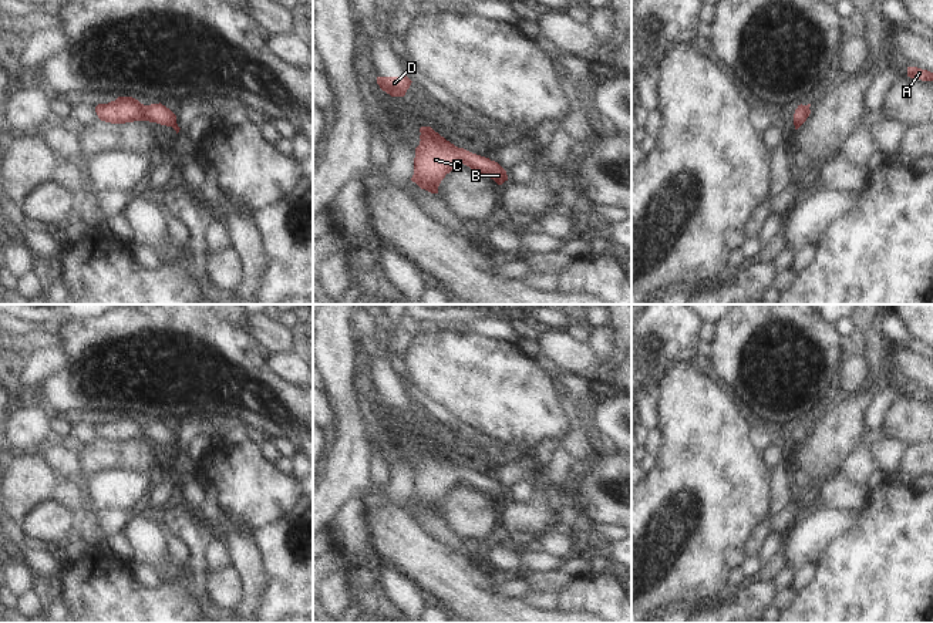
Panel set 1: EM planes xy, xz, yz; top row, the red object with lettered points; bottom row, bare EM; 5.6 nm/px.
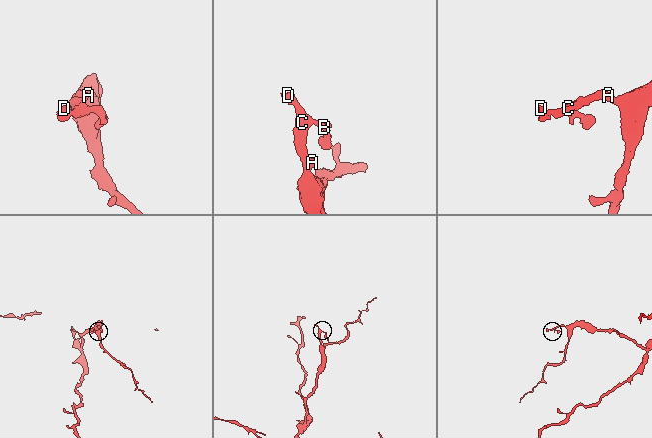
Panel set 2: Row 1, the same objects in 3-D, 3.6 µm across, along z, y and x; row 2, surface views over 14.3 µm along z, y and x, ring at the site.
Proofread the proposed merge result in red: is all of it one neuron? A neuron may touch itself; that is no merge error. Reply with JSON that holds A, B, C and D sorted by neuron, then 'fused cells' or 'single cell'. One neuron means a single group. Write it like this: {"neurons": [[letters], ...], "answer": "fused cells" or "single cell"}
{"neurons": [["A", "B", "C", "D"]], "answer": "single cell"}

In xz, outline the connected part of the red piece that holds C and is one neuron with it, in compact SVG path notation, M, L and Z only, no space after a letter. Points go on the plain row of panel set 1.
M421 445L420 451L421 459L415 467L411 499L421 508L438 512L438 505L445 494L462 482L494 498L498 504L508 499L506 489L498 481L455 465L431 445Z

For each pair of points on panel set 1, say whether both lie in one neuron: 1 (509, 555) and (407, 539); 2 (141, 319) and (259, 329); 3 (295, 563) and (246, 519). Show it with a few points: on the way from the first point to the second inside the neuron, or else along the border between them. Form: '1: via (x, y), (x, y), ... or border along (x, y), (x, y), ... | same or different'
1: border along (485, 566), (497, 578) | different
2: border along (245, 319), (246, 329), (263, 357) | different
3: border along (286, 511), (275, 521), (249, 532) | different

